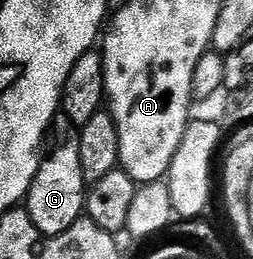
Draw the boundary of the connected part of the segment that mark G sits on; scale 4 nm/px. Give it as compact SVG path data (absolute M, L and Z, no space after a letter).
M57 113L50 127L52 151L40 159L40 167L26 195L30 220L42 233L61 234L78 221L86 210L86 183L82 176L82 152L78 127L63 113Z

